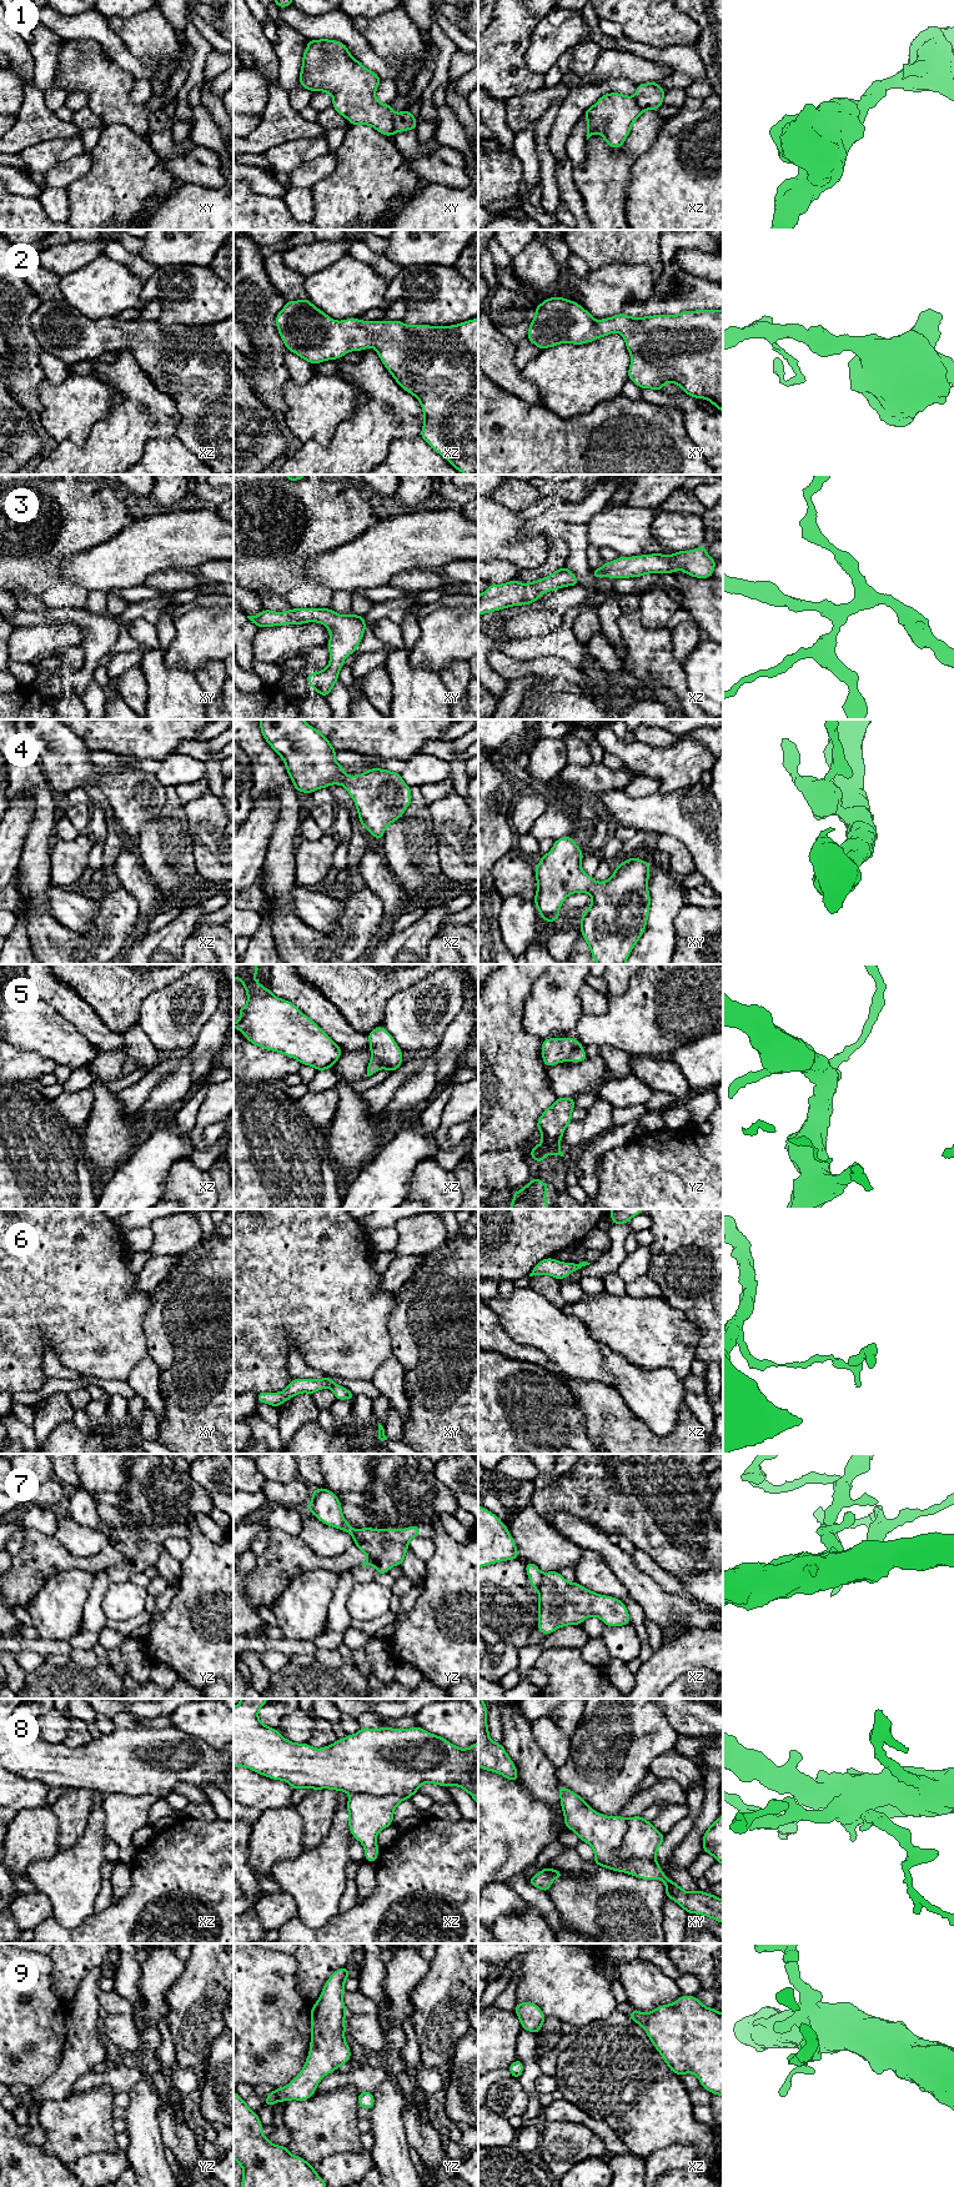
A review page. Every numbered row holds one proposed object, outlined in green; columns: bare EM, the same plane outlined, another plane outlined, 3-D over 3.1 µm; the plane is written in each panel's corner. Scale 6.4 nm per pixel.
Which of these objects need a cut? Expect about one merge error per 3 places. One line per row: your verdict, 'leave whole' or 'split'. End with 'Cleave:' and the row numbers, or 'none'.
1: split
2: leave whole
3: leave whole
4: leave whole
5: split
6: split
7: split
8: split
9: leave whole
Cleave: 1, 5, 6, 7, 8

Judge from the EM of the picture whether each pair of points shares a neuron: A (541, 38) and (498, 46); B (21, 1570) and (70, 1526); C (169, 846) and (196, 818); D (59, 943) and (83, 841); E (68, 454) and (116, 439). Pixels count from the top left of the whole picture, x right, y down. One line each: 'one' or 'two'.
A: two
B: two
C: two
D: two
E: one

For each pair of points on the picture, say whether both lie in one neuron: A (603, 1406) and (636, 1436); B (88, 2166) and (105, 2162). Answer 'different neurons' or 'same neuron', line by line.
A: same neuron
B: same neuron

